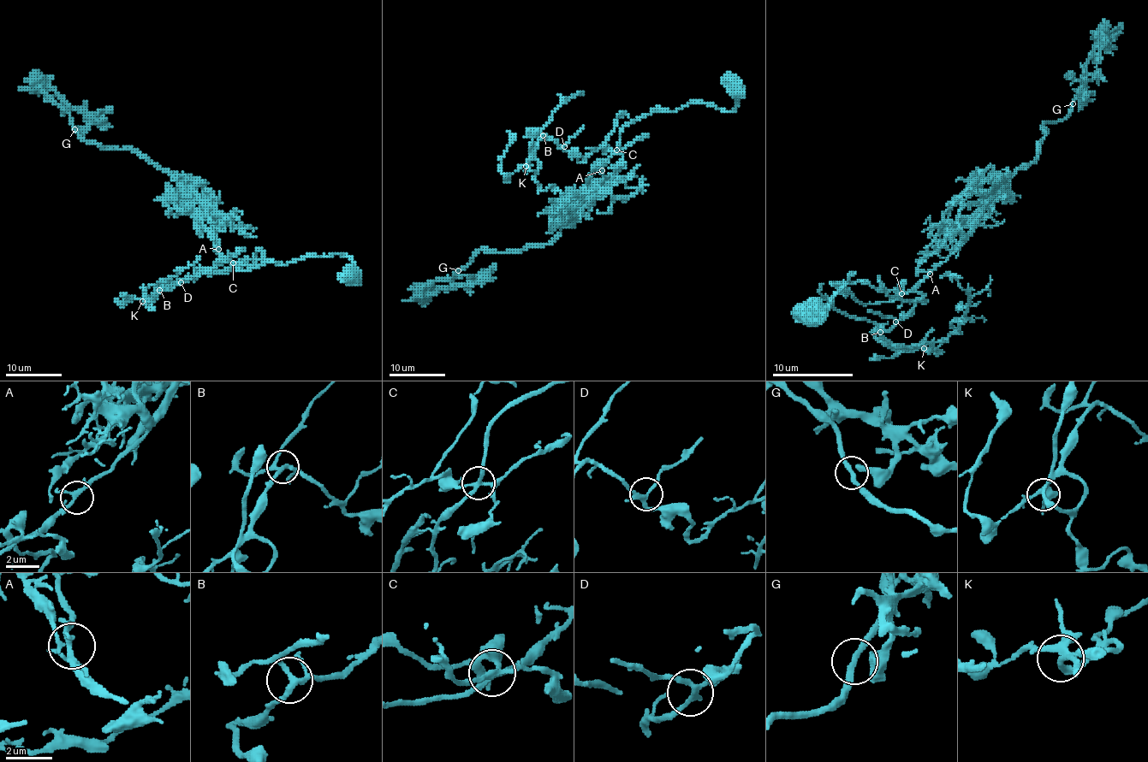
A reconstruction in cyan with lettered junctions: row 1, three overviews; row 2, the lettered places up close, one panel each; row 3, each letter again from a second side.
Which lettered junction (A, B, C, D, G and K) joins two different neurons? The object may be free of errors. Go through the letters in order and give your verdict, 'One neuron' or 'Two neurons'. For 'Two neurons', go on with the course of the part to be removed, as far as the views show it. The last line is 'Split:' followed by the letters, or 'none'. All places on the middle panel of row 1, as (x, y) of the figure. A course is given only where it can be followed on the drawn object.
A: One neuron
B: One neuron
C: Two neurons. Course of the part to remove: (616, 150), (579, 162), (544, 135), (534, 180), (543, 191), (623, 198), (643, 177)
D: One neuron
G: One neuron
K: One neuron
Split: C

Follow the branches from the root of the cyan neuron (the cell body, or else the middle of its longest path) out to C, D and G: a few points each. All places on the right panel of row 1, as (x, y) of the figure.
C: (807, 312), (816, 300), (825, 306), (846, 284), (840, 281), (831, 284), (861, 304), (901, 293)
D: (807, 312), (843, 281), (831, 284), (861, 304), (894, 302), (900, 290), (916, 300), (895, 321)
G: (807, 312), (846, 284), (831, 284), (874, 304), (924, 280), (1037, 157), (1043, 125), (1073, 103)

